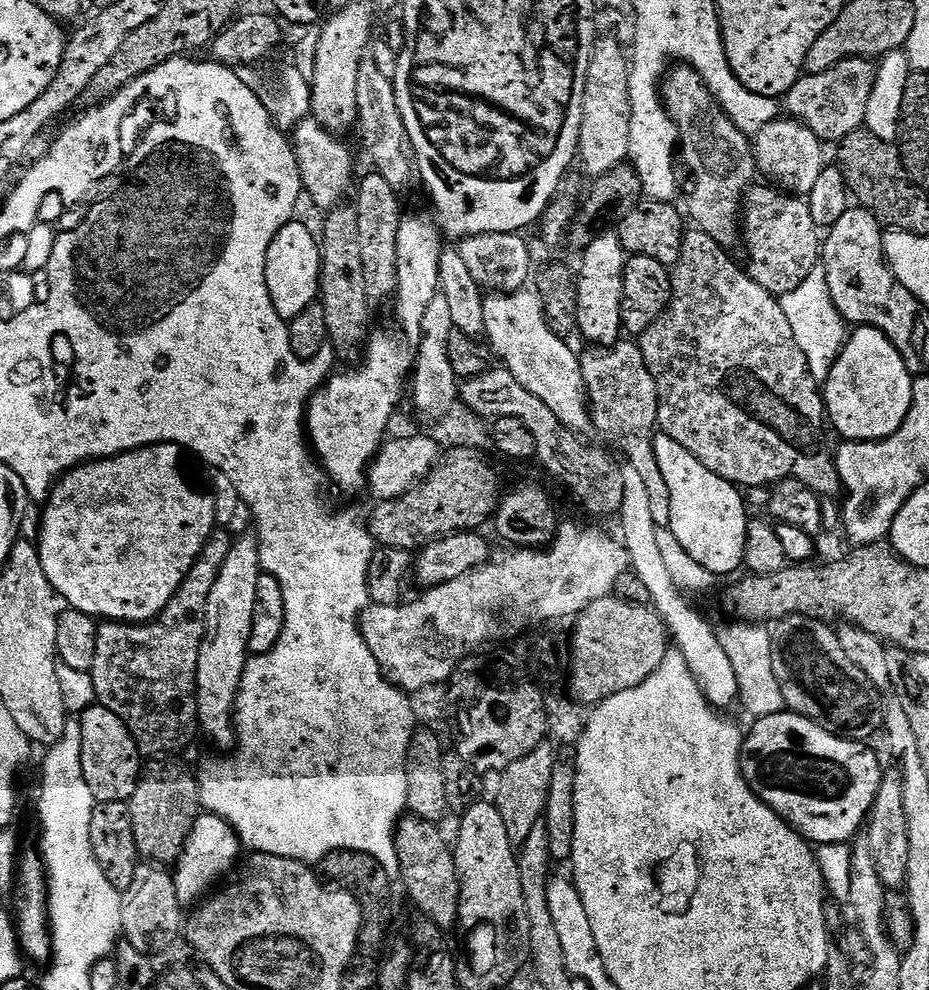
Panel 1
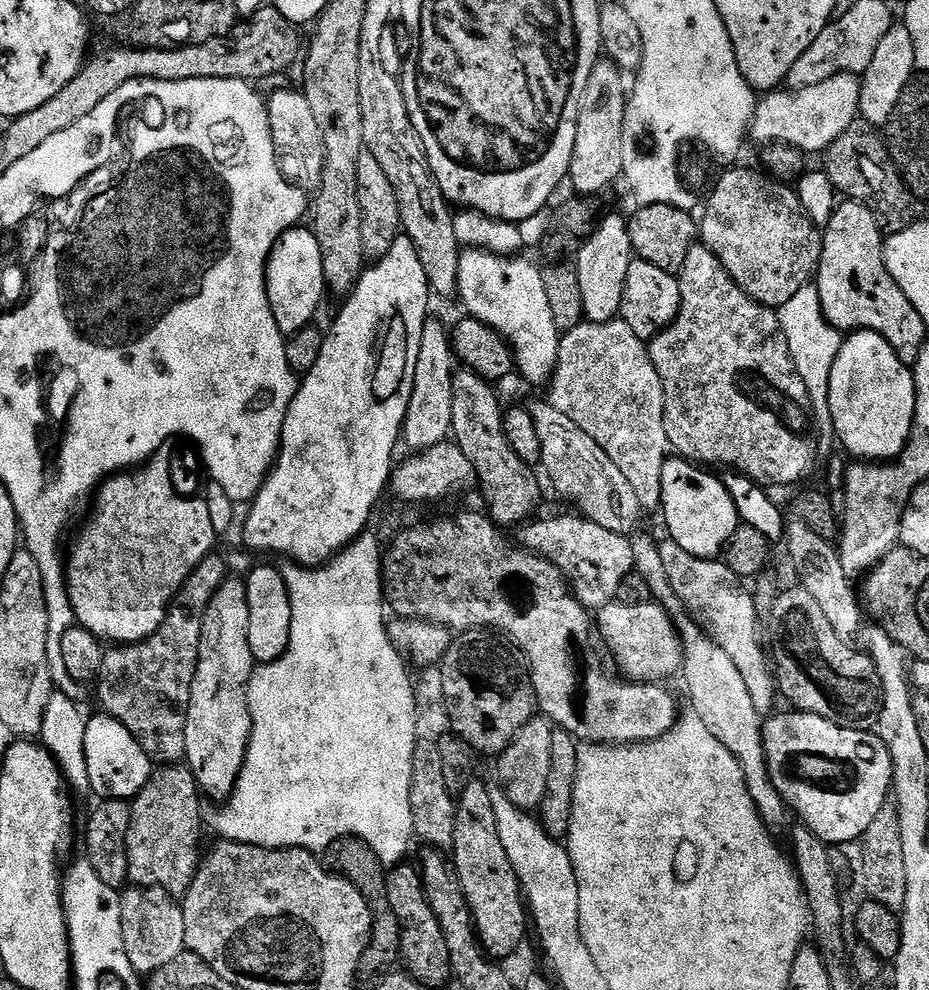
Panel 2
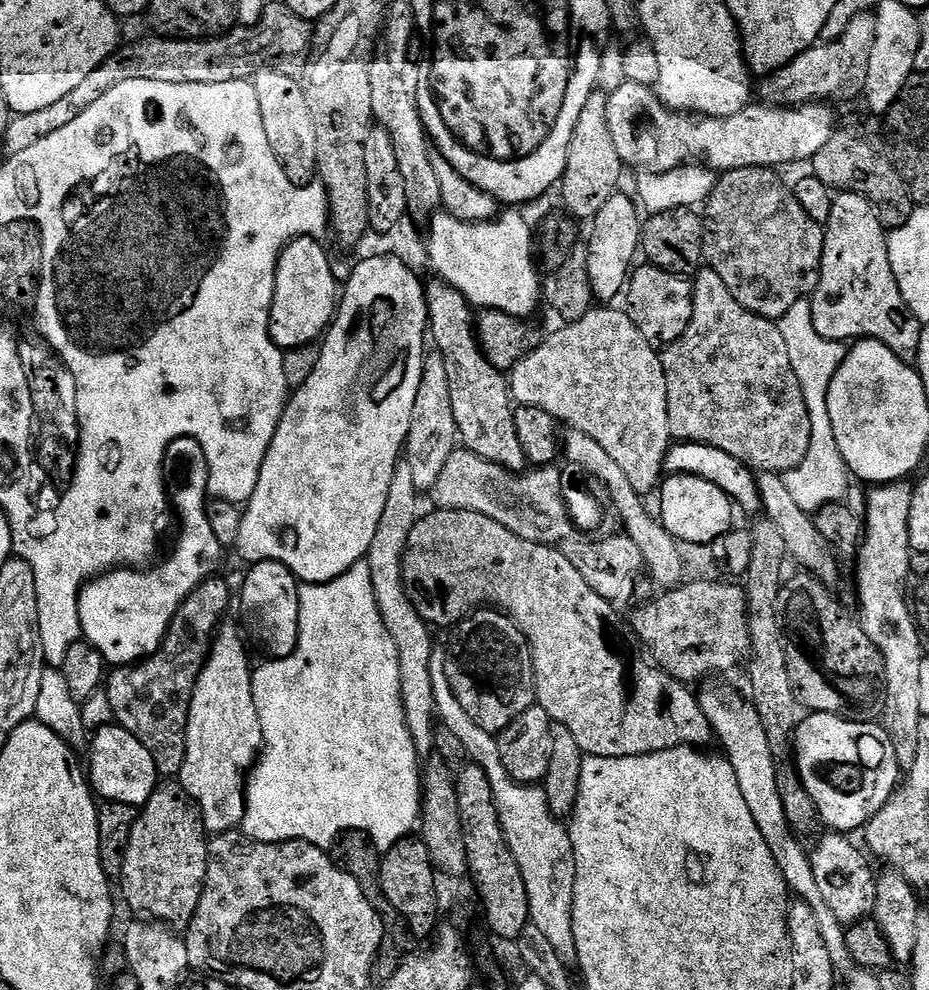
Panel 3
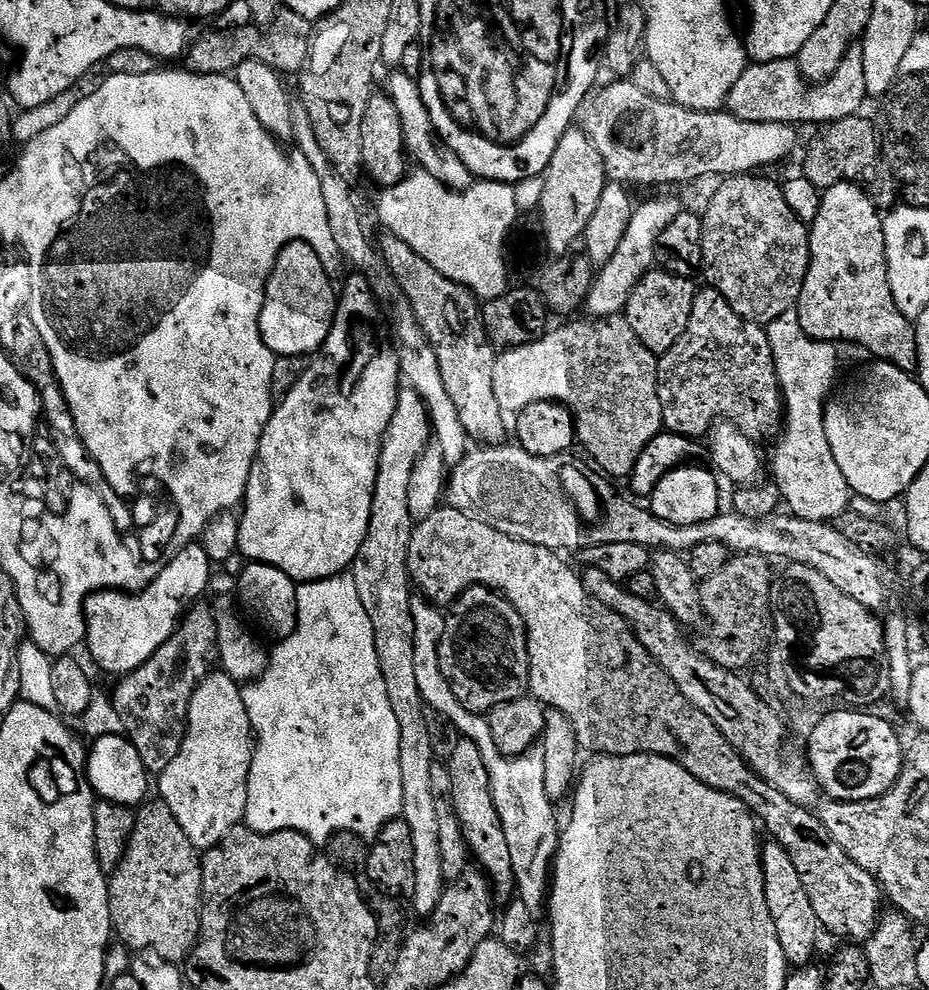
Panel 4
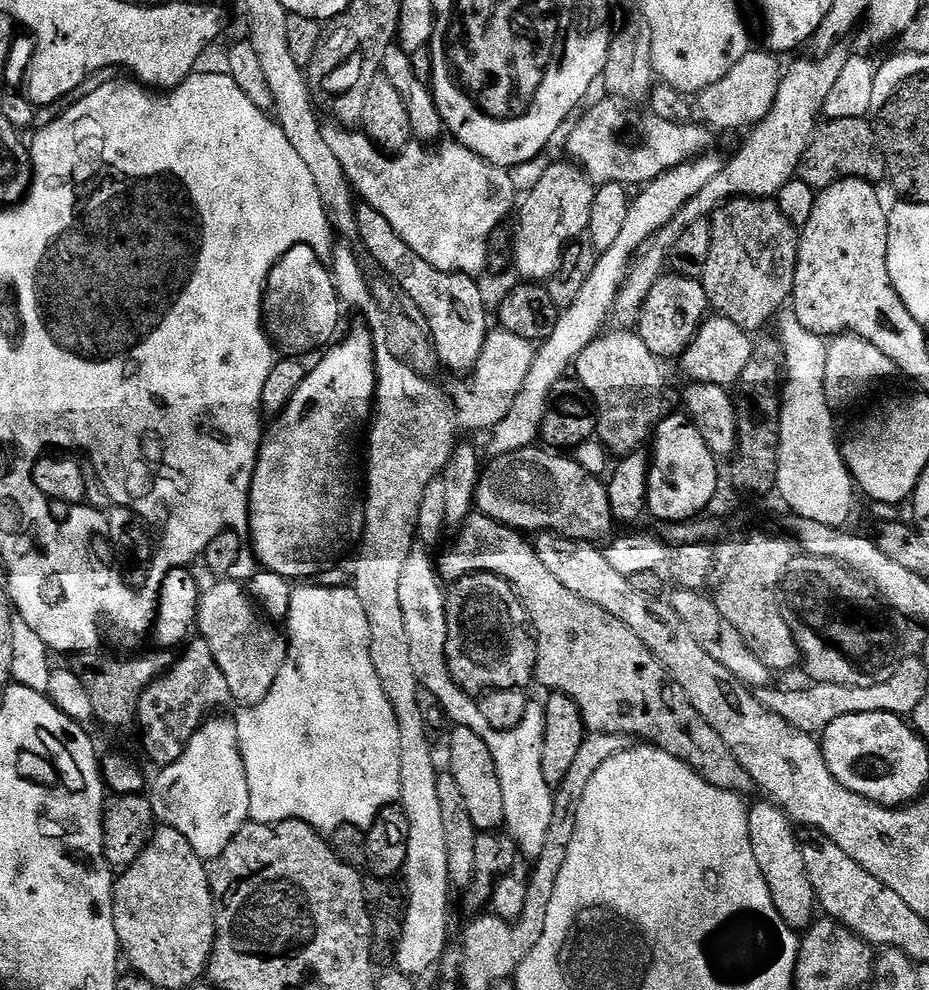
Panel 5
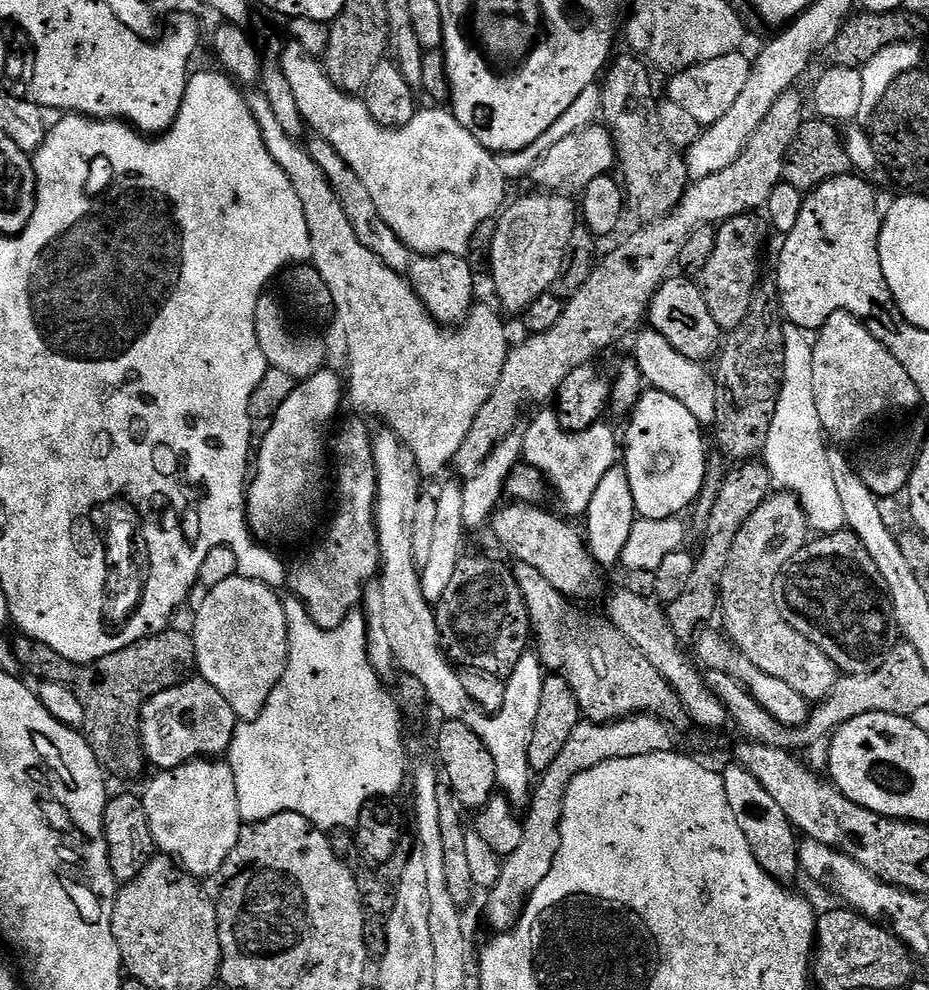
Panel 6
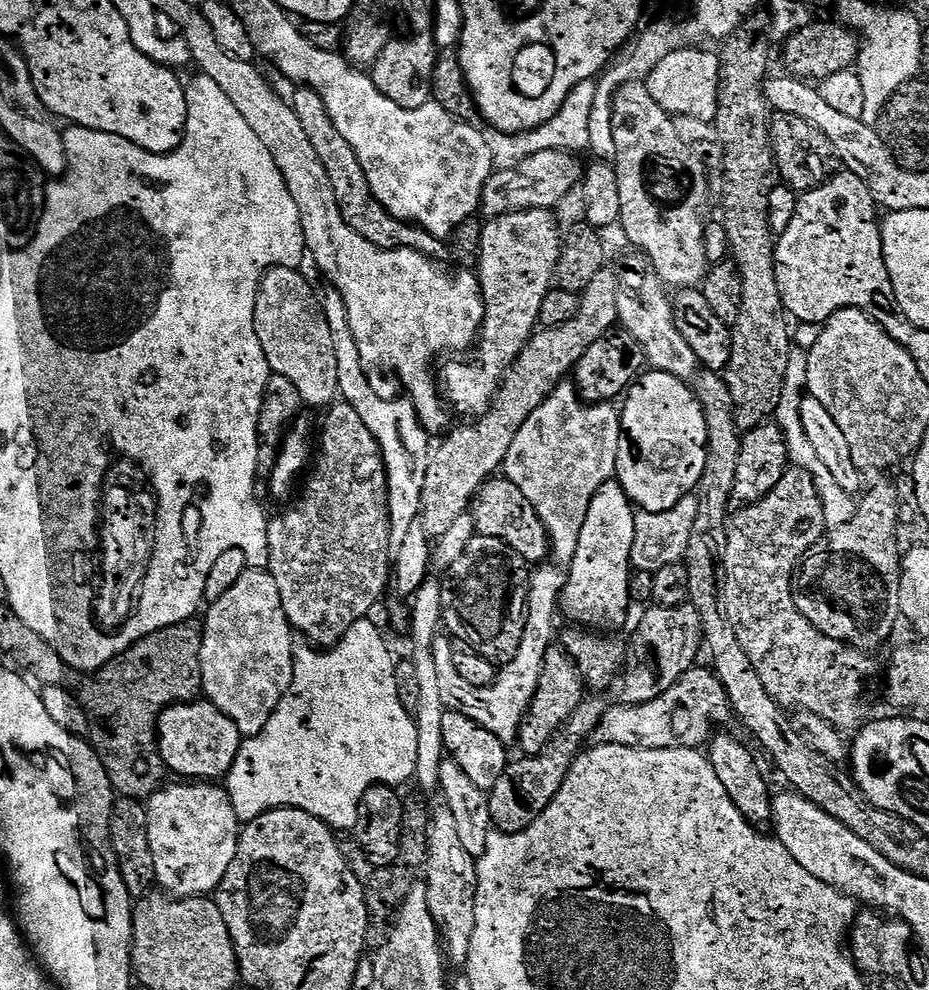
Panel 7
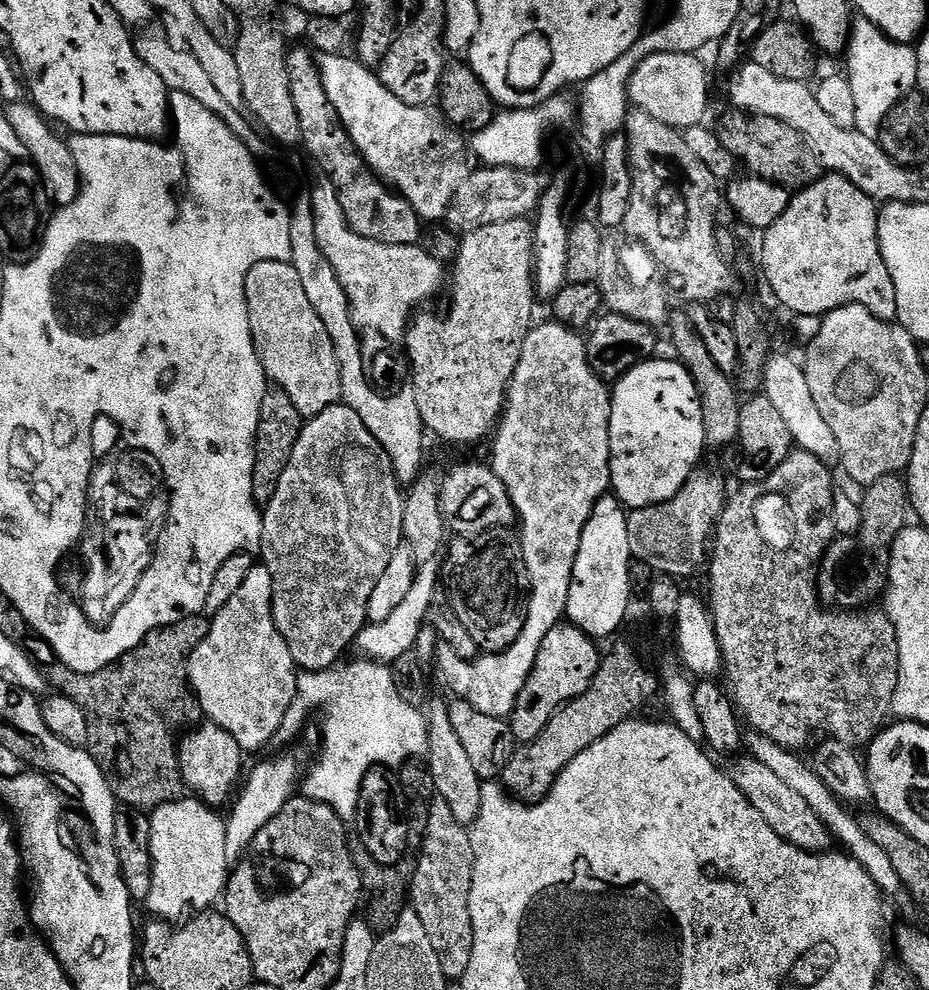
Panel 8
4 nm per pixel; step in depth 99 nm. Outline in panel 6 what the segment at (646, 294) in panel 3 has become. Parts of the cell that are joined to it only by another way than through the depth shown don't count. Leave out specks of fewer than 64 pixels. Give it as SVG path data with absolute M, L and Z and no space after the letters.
M669 278L661 284L649 309L649 323L660 332L672 346L691 360L708 362L720 348L724 331L717 322L705 291L699 283L692 280L675 280Z

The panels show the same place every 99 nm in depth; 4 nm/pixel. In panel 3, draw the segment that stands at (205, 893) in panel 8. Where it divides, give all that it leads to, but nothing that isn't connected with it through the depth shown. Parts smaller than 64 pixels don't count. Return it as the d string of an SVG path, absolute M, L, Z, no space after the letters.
M221 623L217 628L204 665L201 666L196 679L188 707L188 725L184 731L184 761L178 773L179 787L194 805L200 823L208 834L223 834L241 827L244 818L246 777L255 765L263 743L258 710L254 710L253 669L248 668L248 652L244 649L245 637L239 627L236 629L228 623Z

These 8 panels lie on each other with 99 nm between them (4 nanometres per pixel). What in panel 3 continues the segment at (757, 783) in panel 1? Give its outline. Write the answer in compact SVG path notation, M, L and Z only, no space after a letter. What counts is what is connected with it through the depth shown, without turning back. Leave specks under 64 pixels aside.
M813 712L805 715L804 719L796 726L794 733L794 767L797 775L800 776L801 783L808 791L816 814L821 825L825 824L825 829L836 834L852 834L852 831L863 829L878 810L886 804L892 793L898 787L898 781L902 776L902 768L896 765L896 760L892 757L892 752L888 749L888 744L884 741L883 727L875 723L859 724L853 720L843 720L834 714L822 714Z

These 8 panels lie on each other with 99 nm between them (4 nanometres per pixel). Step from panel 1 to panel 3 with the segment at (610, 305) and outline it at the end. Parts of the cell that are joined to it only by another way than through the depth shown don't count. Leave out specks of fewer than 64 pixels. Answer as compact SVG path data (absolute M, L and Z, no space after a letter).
M613 194L600 207L595 216L591 217L592 233L588 236L588 257L583 257L582 260L585 270L588 272L593 297L600 302L615 301L612 299L616 295L617 299L625 291L630 269L637 263L638 253L641 251L641 213L631 195L628 195L629 197L620 195Z

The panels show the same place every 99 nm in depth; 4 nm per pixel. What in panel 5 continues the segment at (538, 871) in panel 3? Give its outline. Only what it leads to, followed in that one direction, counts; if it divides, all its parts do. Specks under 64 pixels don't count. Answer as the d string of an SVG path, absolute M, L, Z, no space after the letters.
M413 547L406 558L406 566L402 566L402 579L398 582L398 602L402 602L402 618L405 619L407 642L410 647L410 664L414 669L414 674L418 678L421 687L434 696L435 700L444 707L444 712L453 721L453 725L474 730L486 746L490 746L490 754L496 763L498 778L502 782L502 806L504 807L504 828L507 835L511 836L515 842L519 855L533 862L538 859L542 848L545 845L546 834L550 827L550 820L553 817L553 785L542 778L542 738L546 734L546 718L544 717L544 705L540 702L529 703L525 711L525 718L521 724L510 729L508 732L499 732L492 728L488 718L482 714L478 703L463 688L459 688L453 682L450 670L446 662L446 636L449 633L448 615L446 606L448 597L445 585L440 579L437 565L427 556L428 553L423 547Z

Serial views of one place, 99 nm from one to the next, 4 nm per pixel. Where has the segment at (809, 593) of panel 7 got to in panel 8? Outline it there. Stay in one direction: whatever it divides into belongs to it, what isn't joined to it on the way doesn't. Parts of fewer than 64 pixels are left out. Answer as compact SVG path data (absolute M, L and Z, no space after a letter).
M899 475L887 476L867 485L865 492L868 493L862 499L858 533L861 548L856 560L852 557L856 548L848 538L833 540L825 552L824 559L818 565L818 595L825 605L836 610L860 610L871 605L868 604L871 600L876 600L879 596L881 599L885 595L888 587L889 549L910 520L909 498L902 498L908 494L896 494L898 490L902 490L902 486L898 486L900 479Z

